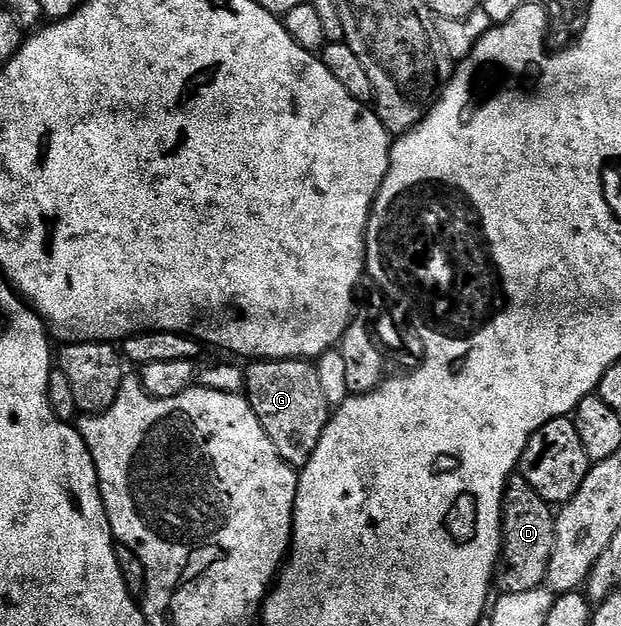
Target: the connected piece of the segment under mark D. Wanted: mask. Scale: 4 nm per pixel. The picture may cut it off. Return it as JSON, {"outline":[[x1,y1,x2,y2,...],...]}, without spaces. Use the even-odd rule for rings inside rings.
{"outline":[[516,474,507,481,507,492,503,495,503,548,493,581,500,593,525,594,525,590,544,587,549,558,553,558,555,518,552,505,529,486,523,475]]}

